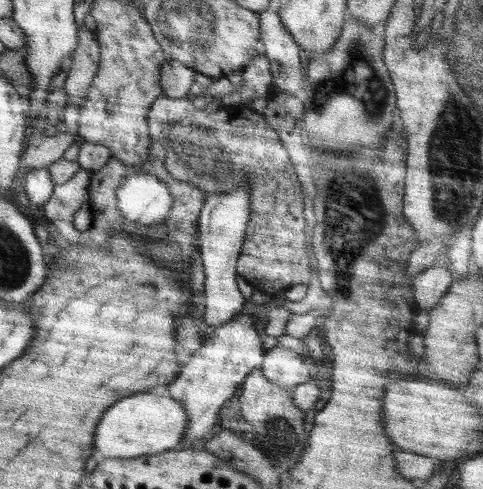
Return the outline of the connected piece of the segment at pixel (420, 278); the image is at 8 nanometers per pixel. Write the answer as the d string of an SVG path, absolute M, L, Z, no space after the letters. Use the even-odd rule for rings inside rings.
M433 265L420 272L412 284L413 297L422 311L434 308L455 280L449 270Z

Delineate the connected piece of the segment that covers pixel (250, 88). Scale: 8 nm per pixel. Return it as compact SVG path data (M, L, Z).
M264 54L257 59L252 59L251 63L241 71L246 85L240 92L228 93L222 98L222 107L229 105L246 104L248 100L254 98L270 97L272 88L272 75L269 69L269 60Z

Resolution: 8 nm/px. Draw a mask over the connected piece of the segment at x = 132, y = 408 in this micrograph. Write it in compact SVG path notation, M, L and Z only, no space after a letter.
M156 389L128 396L110 406L96 428L93 458L99 463L102 459L131 459L177 449L187 427L187 414L180 405L165 389Z

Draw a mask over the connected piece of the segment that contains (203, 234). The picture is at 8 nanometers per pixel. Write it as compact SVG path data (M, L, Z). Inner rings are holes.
M236 187L230 194L210 196L199 214L199 244L202 268L205 275L205 313L208 329L231 321L244 306L251 304L244 299L236 283L237 258L245 239L249 221L248 192L246 187Z

